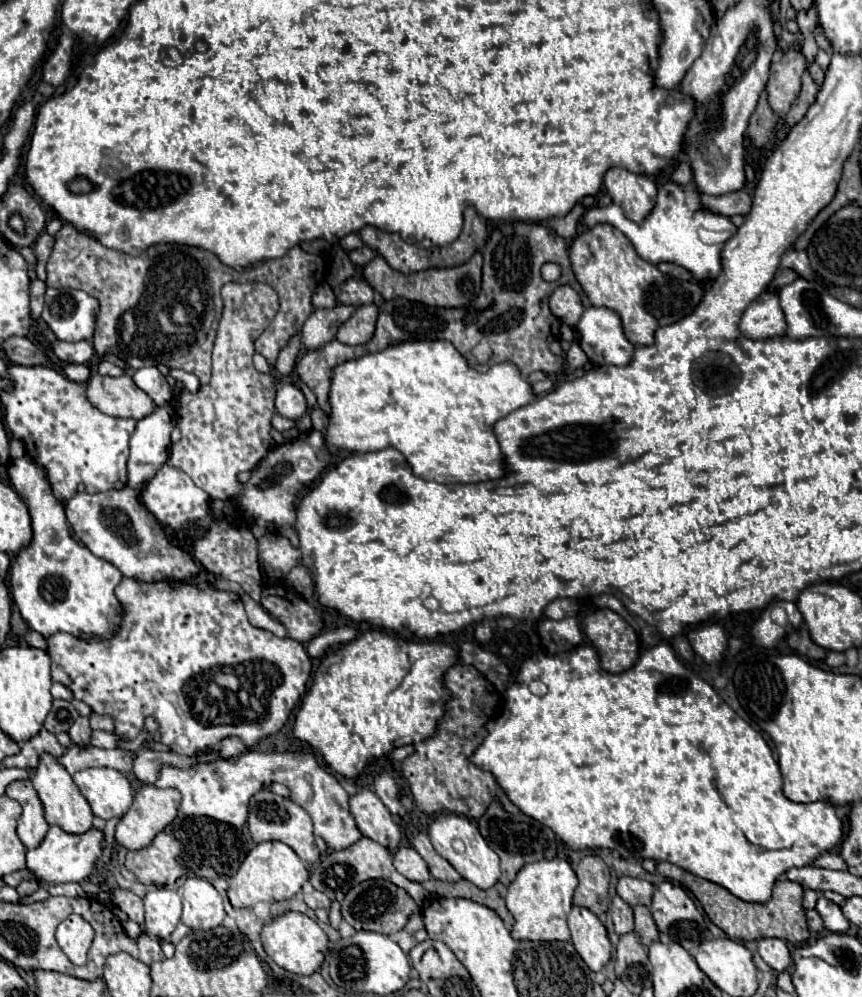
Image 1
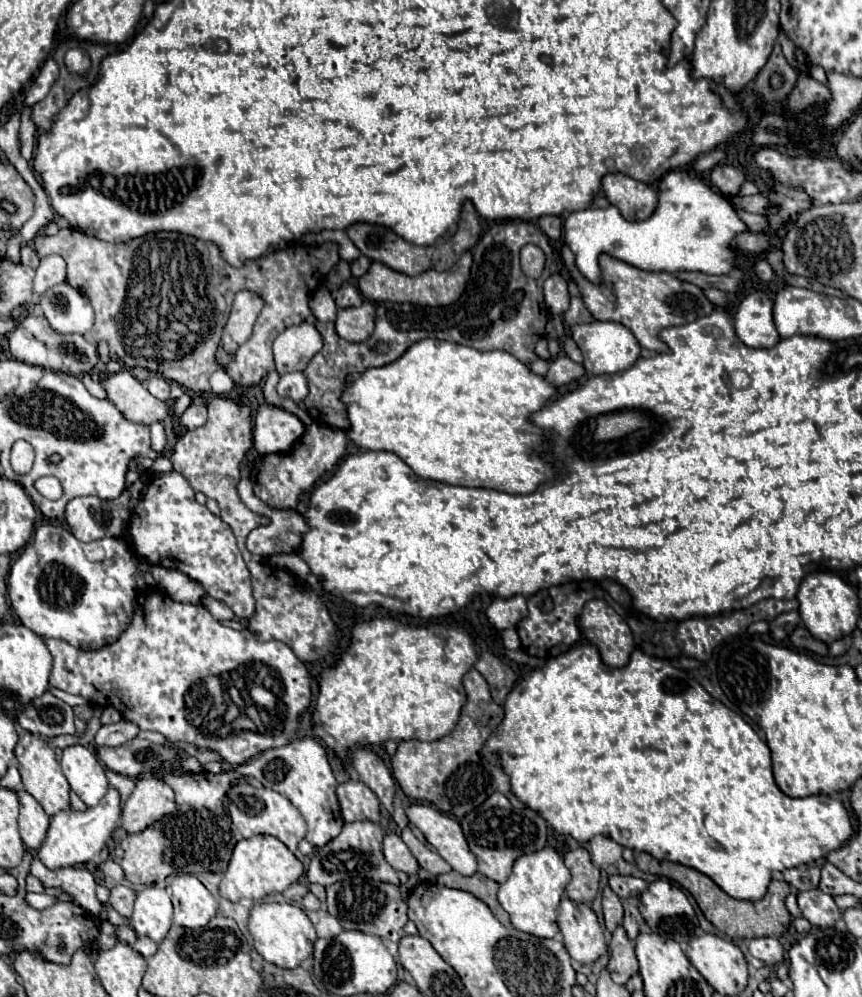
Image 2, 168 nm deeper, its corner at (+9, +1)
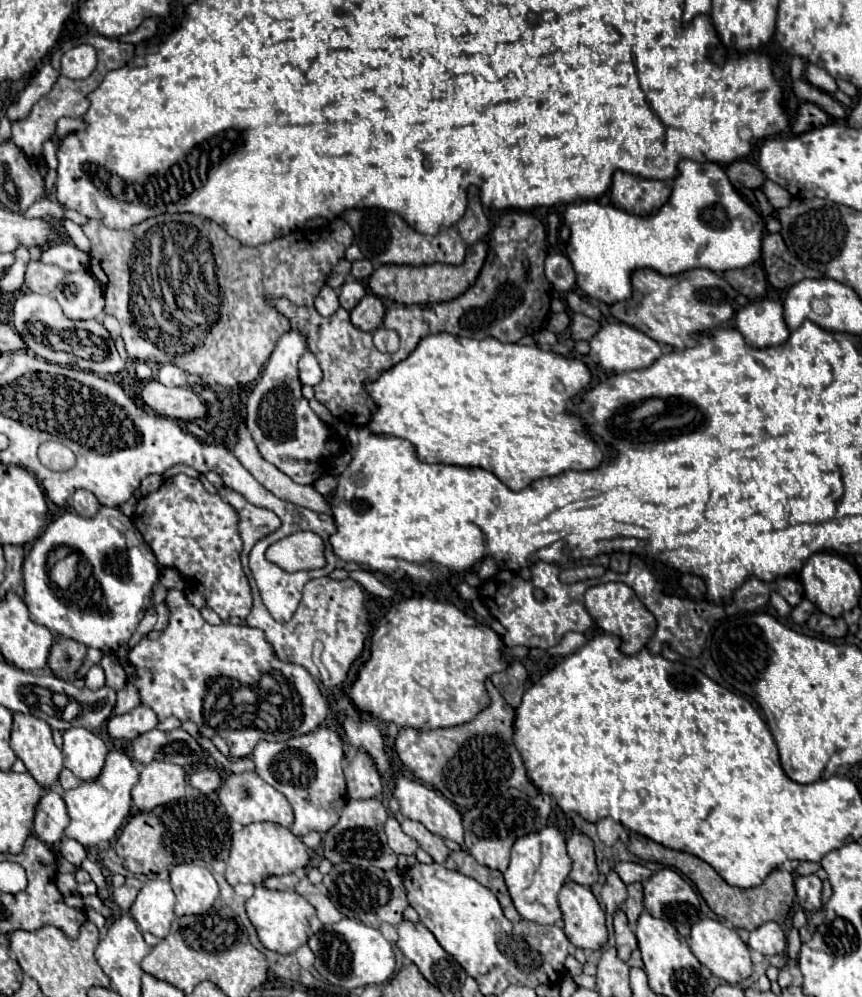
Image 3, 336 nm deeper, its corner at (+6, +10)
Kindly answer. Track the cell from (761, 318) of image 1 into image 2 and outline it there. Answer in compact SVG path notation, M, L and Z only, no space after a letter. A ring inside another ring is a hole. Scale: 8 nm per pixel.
M763 291L745 295L733 317L737 337L747 347L773 347L781 337L773 323L771 299Z

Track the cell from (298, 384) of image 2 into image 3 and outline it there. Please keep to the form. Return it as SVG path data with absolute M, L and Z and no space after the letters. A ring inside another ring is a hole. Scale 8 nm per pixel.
M304 352L300 358L300 380L302 384L310 384L310 386L316 386L322 380L320 364L312 352Z

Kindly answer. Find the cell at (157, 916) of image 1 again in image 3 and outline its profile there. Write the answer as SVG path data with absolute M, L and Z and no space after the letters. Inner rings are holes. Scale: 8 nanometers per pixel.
M150 880L140 890L136 902L130 908L130 914L142 932L164 938L174 920L174 904L176 898L170 884L162 880Z

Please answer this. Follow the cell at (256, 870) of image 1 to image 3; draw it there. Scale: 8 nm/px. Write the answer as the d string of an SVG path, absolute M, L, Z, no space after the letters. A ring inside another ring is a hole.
M254 822L244 826L240 832L232 836L232 848L230 858L226 862L226 880L228 884L260 884L266 876L280 876L290 874L298 868L304 868L308 864L308 848L302 844L298 836L294 836L288 828L274 824L274 822Z

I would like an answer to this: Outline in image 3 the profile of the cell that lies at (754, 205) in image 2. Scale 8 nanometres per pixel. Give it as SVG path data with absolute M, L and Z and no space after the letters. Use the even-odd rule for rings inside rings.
M768 180L768 182L764 184L762 192L766 194L766 198L770 200L770 204L772 204L774 208L784 208L784 206L788 206L790 200L792 200L792 196L790 196L782 186L776 186L776 182L772 182L772 180Z

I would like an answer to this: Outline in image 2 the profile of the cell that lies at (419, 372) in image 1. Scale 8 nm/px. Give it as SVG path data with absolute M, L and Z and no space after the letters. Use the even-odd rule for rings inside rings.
M423 339L413 343L393 363L371 367L345 379L341 401L347 405L351 423L345 435L361 449L391 451L399 455L423 479L525 495L553 477L549 465L531 455L531 445L539 445L541 435L529 423L529 415L539 411L553 393L555 389L545 377L531 373L527 365L507 351L477 351L449 341Z

